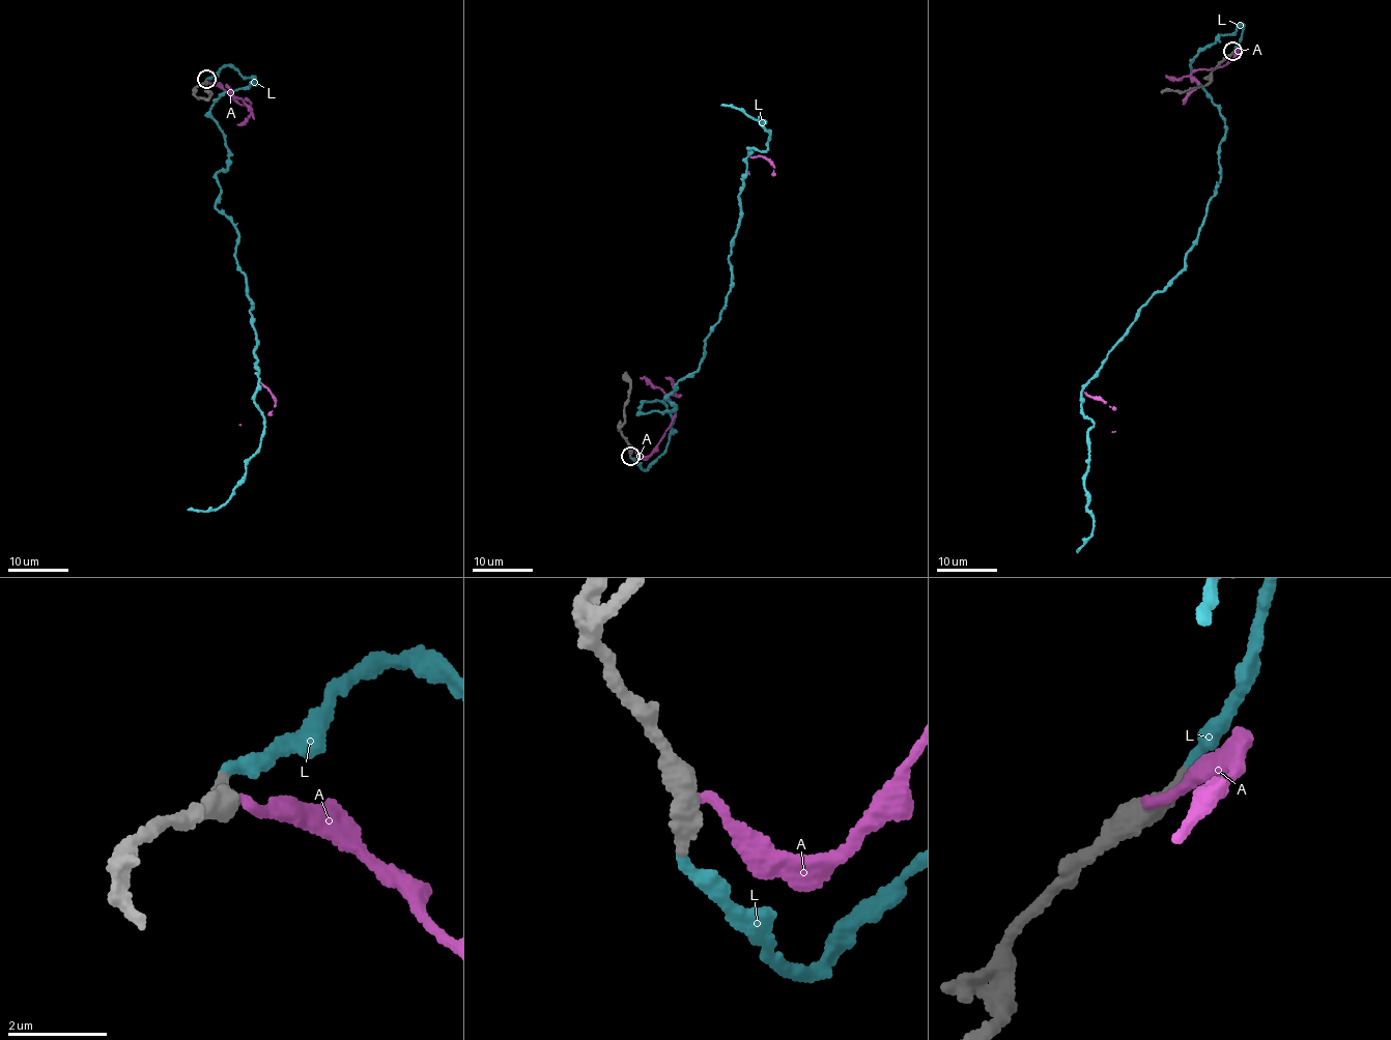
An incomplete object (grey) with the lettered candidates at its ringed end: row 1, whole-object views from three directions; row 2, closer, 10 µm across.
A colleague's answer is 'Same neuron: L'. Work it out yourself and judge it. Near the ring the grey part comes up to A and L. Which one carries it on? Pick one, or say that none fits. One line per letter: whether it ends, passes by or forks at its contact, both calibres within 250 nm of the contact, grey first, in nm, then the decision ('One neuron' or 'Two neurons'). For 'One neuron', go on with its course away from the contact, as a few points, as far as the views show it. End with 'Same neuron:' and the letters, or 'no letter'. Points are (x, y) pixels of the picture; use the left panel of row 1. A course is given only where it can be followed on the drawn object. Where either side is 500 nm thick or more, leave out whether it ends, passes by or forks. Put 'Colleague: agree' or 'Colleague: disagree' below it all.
A: Thickness 600 nm (grey) against 180 nm. Two neurons
L: It ends there. Thickness 320 nm (grey) against 240 nm. One neuron. Its course: (205, 78), (228, 65), (255, 82), (210, 109), (265, 423), (228, 499), (187, 510)
Same neuron: L
Colleague: agree

